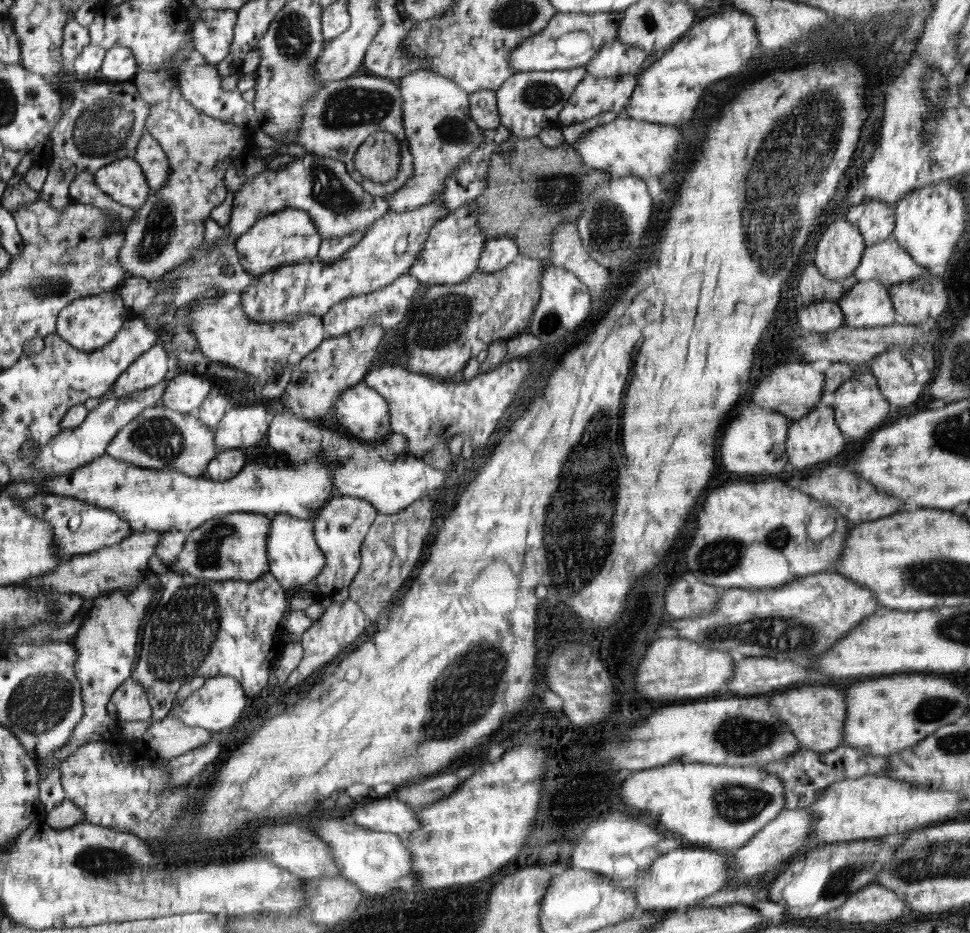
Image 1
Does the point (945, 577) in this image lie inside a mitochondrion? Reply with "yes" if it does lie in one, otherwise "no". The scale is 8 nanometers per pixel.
yes

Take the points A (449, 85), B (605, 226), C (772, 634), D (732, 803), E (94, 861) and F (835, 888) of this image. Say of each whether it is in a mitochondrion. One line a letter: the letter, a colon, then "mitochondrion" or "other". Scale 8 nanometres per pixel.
A: other
B: mitochondrion
C: mitochondrion
D: mitochondrion
E: mitochondrion
F: mitochondrion

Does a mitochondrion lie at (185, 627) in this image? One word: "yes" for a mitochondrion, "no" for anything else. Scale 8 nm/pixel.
yes

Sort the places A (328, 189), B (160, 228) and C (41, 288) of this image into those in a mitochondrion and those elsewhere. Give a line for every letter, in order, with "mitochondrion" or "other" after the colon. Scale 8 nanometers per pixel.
A: mitochondrion
B: mitochondrion
C: mitochondrion

